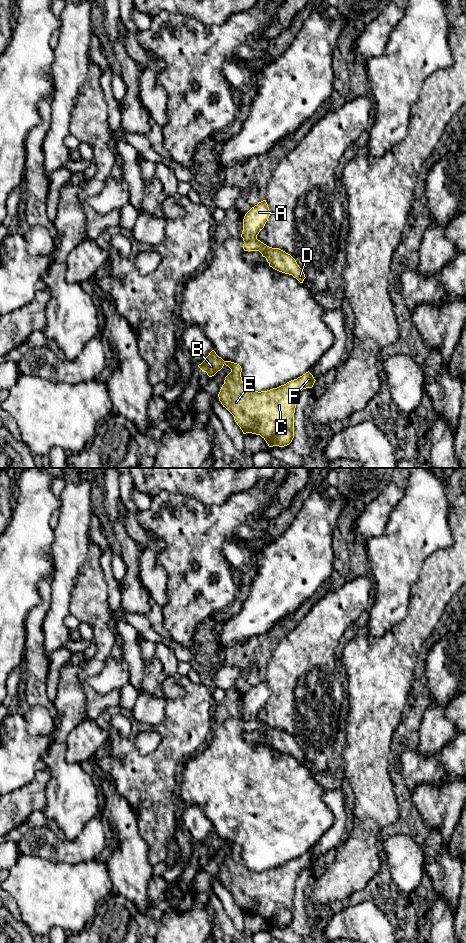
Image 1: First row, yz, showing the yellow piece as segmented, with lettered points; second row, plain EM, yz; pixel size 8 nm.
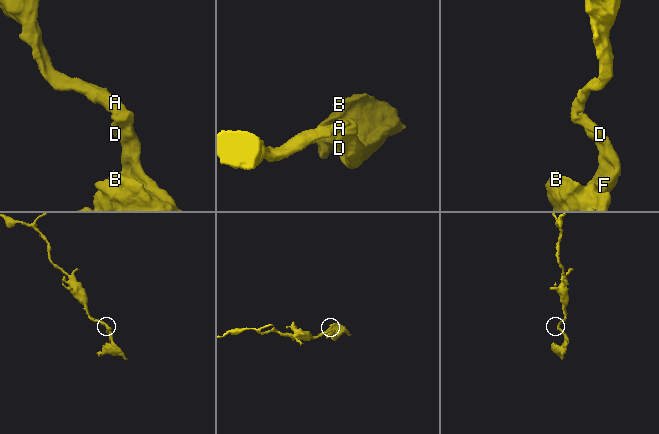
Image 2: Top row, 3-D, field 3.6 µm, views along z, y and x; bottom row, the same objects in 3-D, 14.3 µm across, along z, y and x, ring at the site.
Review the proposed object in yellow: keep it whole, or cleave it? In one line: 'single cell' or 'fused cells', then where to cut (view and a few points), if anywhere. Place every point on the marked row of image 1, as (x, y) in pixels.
single cell | no cut

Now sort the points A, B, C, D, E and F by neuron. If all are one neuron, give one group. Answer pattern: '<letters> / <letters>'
A B C D E F

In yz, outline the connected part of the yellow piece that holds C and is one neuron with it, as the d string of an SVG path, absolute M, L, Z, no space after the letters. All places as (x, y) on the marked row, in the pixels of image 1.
M214 350L209 353L198 367L206 372L209 377L212 377L224 365L228 366L231 372L225 377L224 384L220 389L218 394L219 401L233 415L243 434L260 435L269 447L289 445L294 438L294 413L297 399L303 389L313 387L316 381L313 375L308 371L297 379L291 380L277 388L258 392L248 389L244 385L241 377L242 368L239 364L224 361Z

